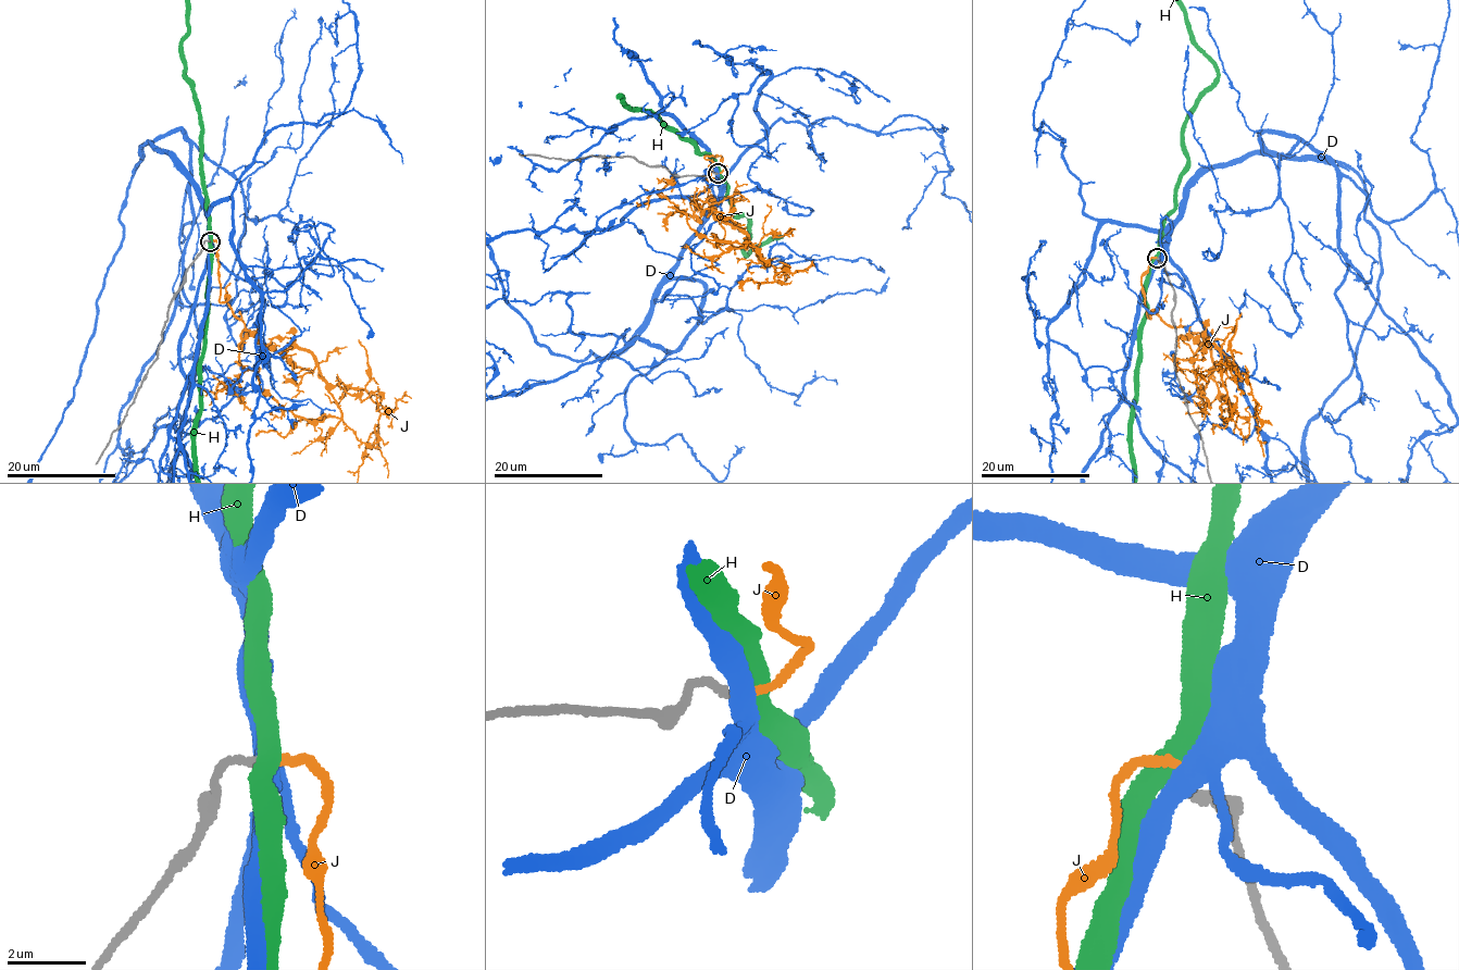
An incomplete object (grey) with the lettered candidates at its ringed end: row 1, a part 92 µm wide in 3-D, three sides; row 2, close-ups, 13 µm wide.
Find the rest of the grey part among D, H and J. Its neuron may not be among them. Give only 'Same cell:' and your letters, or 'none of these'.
Same cell: J

